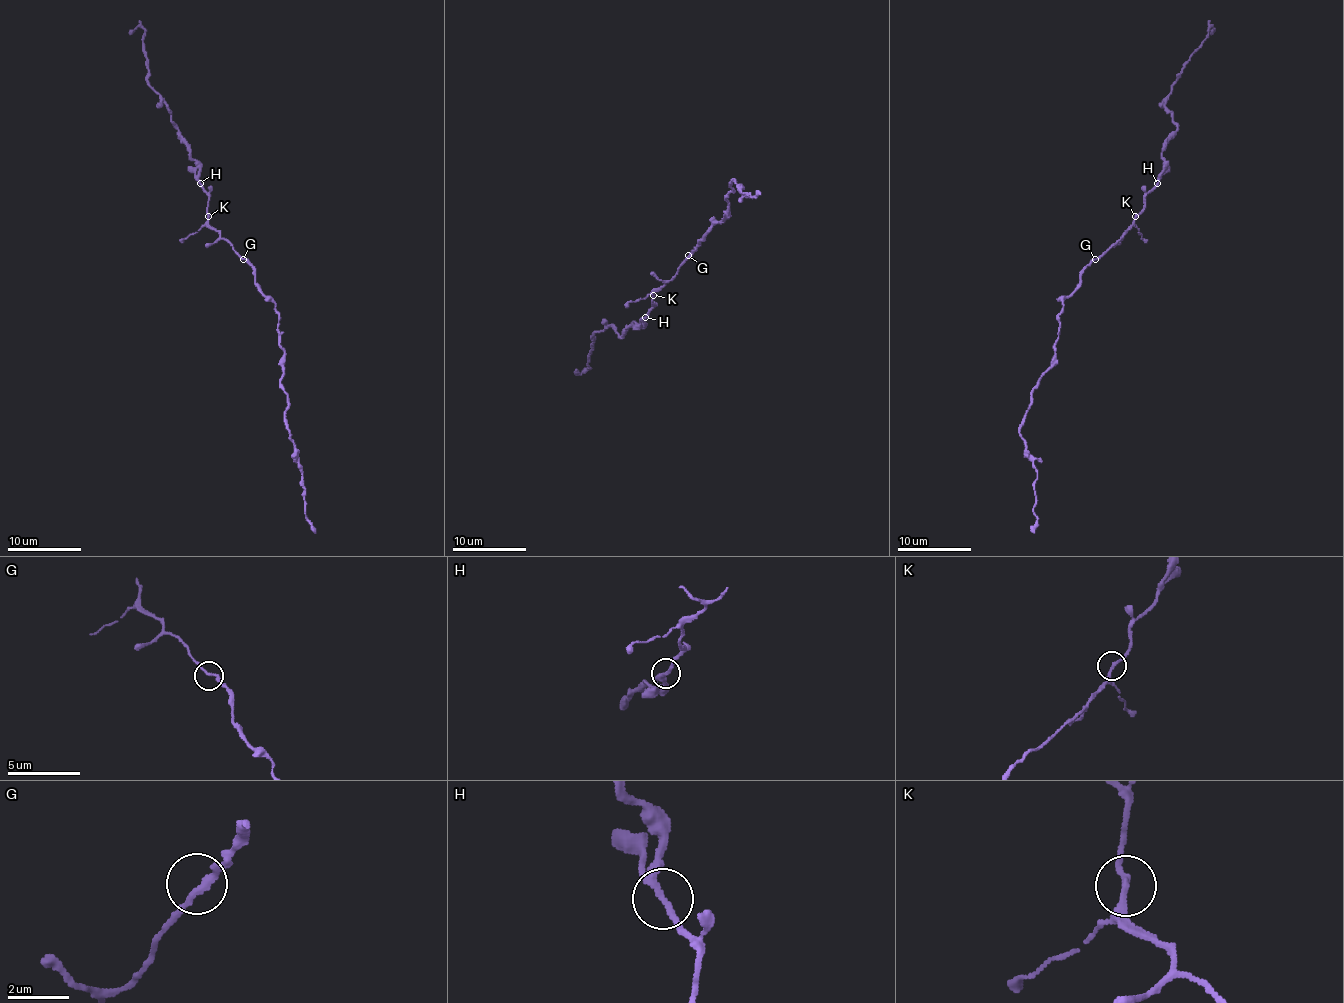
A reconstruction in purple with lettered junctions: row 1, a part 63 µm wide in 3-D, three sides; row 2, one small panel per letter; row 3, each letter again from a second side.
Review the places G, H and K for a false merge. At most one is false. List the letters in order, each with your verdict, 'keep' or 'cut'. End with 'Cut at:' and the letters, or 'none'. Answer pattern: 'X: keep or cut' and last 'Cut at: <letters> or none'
G: keep
H: keep
K: keep
Cut at: none

